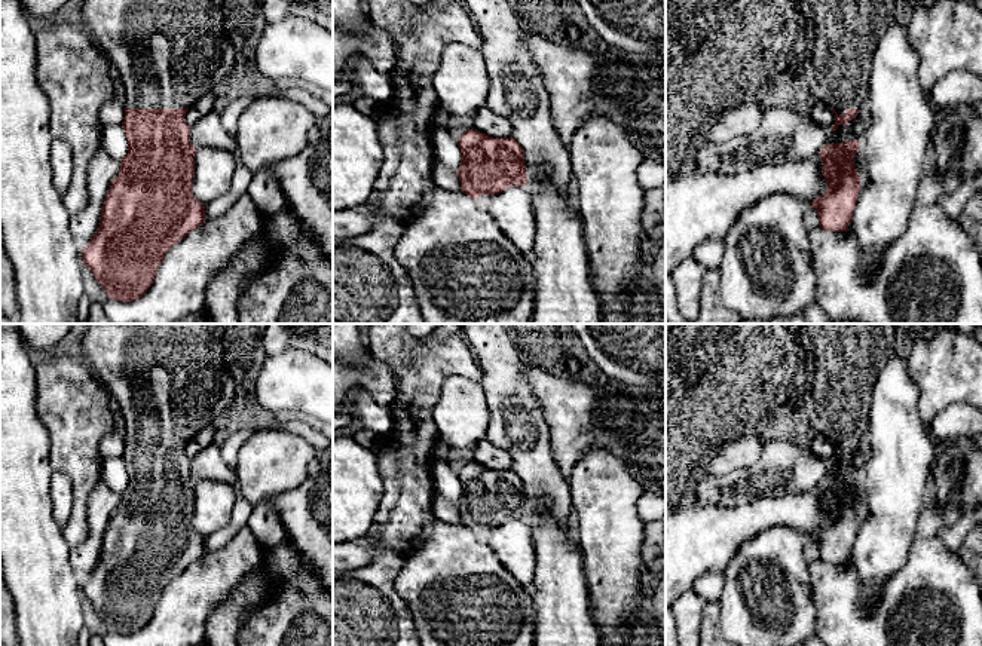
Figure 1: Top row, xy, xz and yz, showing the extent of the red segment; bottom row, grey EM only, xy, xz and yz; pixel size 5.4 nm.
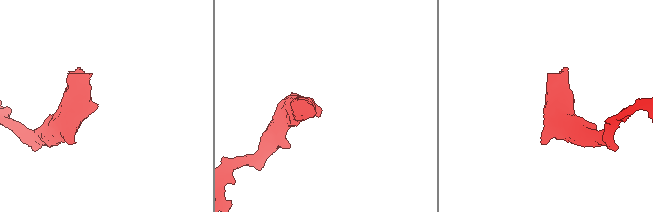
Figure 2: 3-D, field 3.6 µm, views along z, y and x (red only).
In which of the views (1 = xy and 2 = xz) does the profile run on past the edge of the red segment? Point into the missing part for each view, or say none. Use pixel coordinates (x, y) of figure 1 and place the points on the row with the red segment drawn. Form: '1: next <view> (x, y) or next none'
1: next xy (170, 54)
2: next none

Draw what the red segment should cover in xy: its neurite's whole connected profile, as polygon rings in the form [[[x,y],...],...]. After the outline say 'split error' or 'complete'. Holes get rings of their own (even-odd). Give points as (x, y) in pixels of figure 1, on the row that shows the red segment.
[[[85,0],[83,18],[91,36],[103,46],[123,83],[125,119],[122,128],[128,153],[113,180],[101,209],[100,227],[82,251],[108,298],[134,301],[152,287],[165,254],[205,221],[205,205],[192,190],[196,149],[190,141],[186,113],[223,82],[235,65],[235,50],[224,34],[224,0]]]; split error

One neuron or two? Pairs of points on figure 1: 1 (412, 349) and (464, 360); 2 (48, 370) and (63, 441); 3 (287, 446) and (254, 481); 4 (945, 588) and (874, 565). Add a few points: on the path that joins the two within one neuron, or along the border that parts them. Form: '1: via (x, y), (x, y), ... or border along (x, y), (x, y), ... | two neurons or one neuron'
1: via (425, 360), (450, 360) | one neuron
2: via (63, 388), (63, 423) | one neuron
3: via (280, 455), (263, 472) | one neuron
4: border along (912, 541), (908, 560), (887, 581), (877, 602) | two neurons

